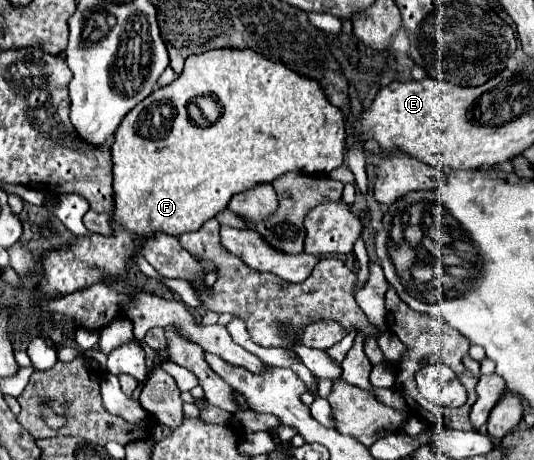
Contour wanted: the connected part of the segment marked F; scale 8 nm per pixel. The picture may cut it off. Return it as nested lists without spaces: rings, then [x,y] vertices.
[[[211,50],[207,54],[187,58],[185,70],[175,82],[171,82],[165,88],[157,88],[151,94],[151,98],[145,98],[143,102],[139,102],[139,106],[135,106],[127,114],[127,118],[119,124],[119,130],[115,132],[115,144],[111,146],[111,154],[113,154],[113,162],[115,162],[113,164],[113,188],[115,188],[113,222],[117,226],[115,234],[113,234],[113,238],[111,236],[105,238],[101,234],[91,234],[91,236],[85,236],[85,238],[79,236],[79,238],[75,238],[71,248],[47,252],[43,262],[41,262],[43,272],[41,272],[41,280],[39,280],[39,288],[37,288],[39,298],[49,298],[53,294],[71,294],[73,290],[87,288],[91,284],[101,282],[103,278],[115,280],[117,276],[125,276],[127,264],[131,262],[131,256],[135,252],[139,252],[139,250],[135,250],[135,238],[141,238],[141,234],[153,234],[155,230],[163,230],[165,234],[171,234],[171,236],[179,236],[179,234],[185,234],[185,232],[199,230],[203,222],[207,222],[209,218],[213,218],[215,214],[225,210],[229,200],[235,194],[255,186],[257,182],[273,182],[277,176],[281,176],[285,172],[291,172],[291,170],[299,170],[305,176],[329,174],[333,168],[337,168],[345,162],[345,120],[343,120],[343,112],[327,102],[327,98],[325,98],[325,94],[323,94],[323,90],[317,82],[311,82],[309,78],[303,78],[303,76],[295,74],[287,66],[279,66],[271,60],[265,60],[263,56],[255,54],[253,50]]]

